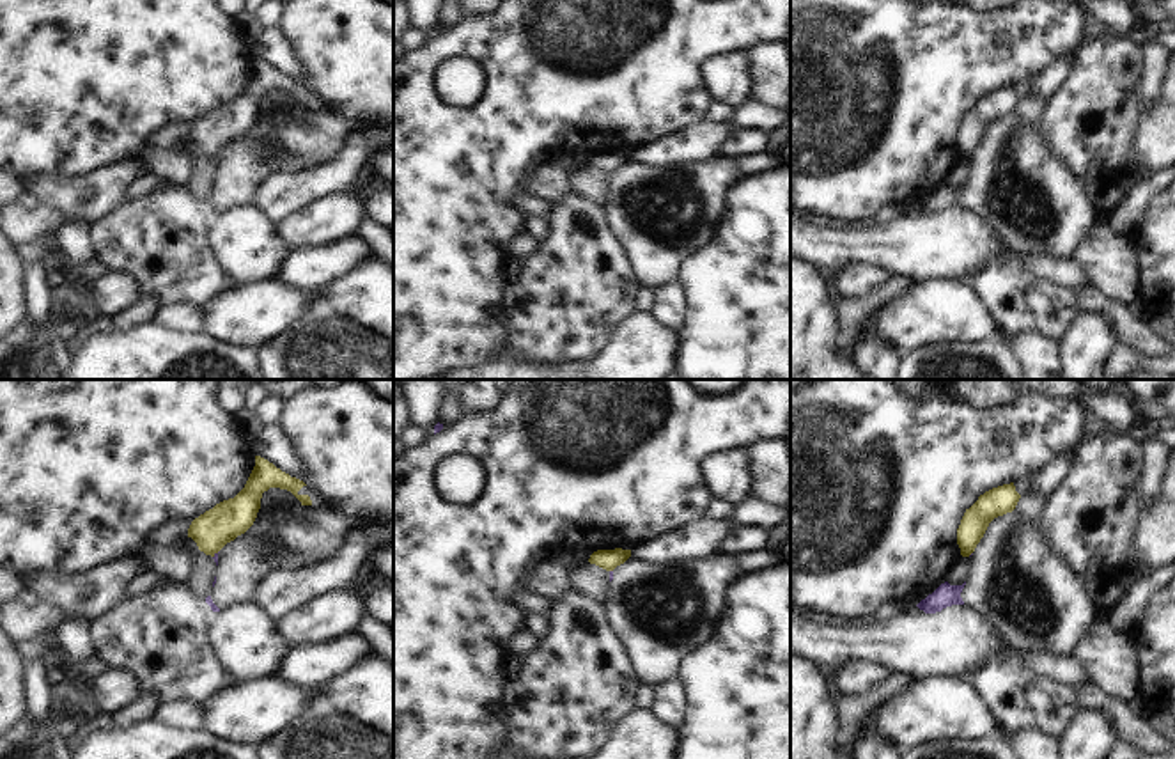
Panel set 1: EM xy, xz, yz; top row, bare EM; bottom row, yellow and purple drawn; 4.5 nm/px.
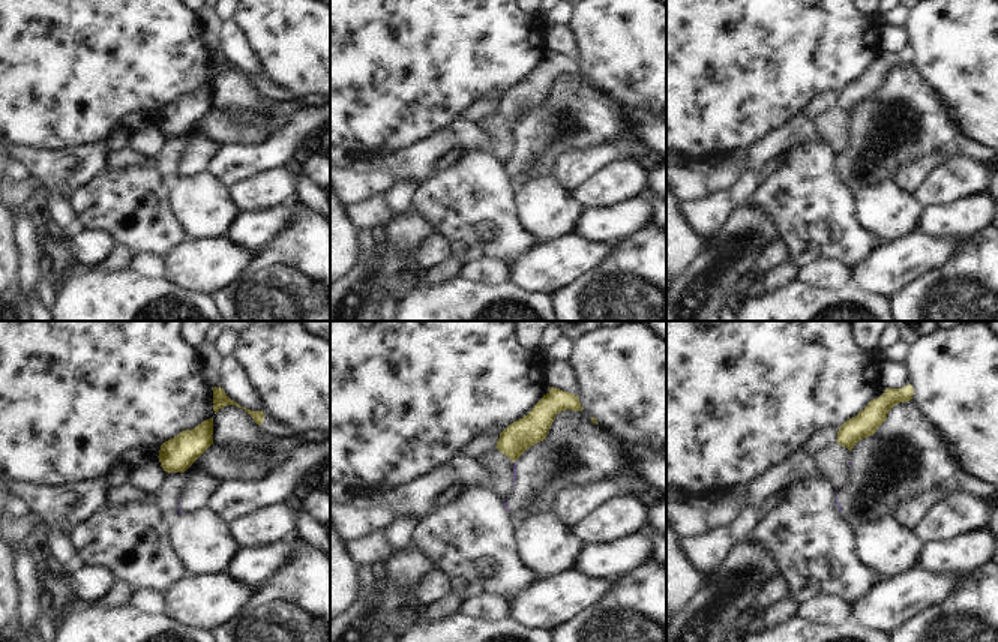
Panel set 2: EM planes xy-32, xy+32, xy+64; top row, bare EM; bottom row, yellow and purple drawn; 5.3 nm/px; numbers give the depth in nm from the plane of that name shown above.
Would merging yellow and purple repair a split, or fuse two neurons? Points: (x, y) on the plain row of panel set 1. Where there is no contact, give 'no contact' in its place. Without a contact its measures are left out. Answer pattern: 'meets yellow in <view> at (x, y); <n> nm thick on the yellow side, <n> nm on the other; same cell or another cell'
meets yellow in xy at (217, 155); 180 nm thick on the yellow side, 20 nm on the other; another cell

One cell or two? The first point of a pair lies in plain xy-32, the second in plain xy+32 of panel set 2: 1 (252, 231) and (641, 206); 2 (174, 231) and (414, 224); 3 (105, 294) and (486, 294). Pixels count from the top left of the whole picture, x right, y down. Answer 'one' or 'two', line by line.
1: one
2: two
3: one

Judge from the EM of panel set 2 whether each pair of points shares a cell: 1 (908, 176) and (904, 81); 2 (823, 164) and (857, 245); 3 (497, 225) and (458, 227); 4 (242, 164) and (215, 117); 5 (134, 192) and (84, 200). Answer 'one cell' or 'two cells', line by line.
1: two cells
2: one cell
3: one cell
4: two cells
5: one cell

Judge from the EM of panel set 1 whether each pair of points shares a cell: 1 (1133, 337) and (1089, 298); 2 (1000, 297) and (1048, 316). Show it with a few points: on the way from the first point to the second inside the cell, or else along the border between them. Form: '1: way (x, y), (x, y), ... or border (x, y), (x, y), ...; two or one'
1: way (1122, 327), (1099, 305); one
2: way (1012, 297), (1035, 304); one

